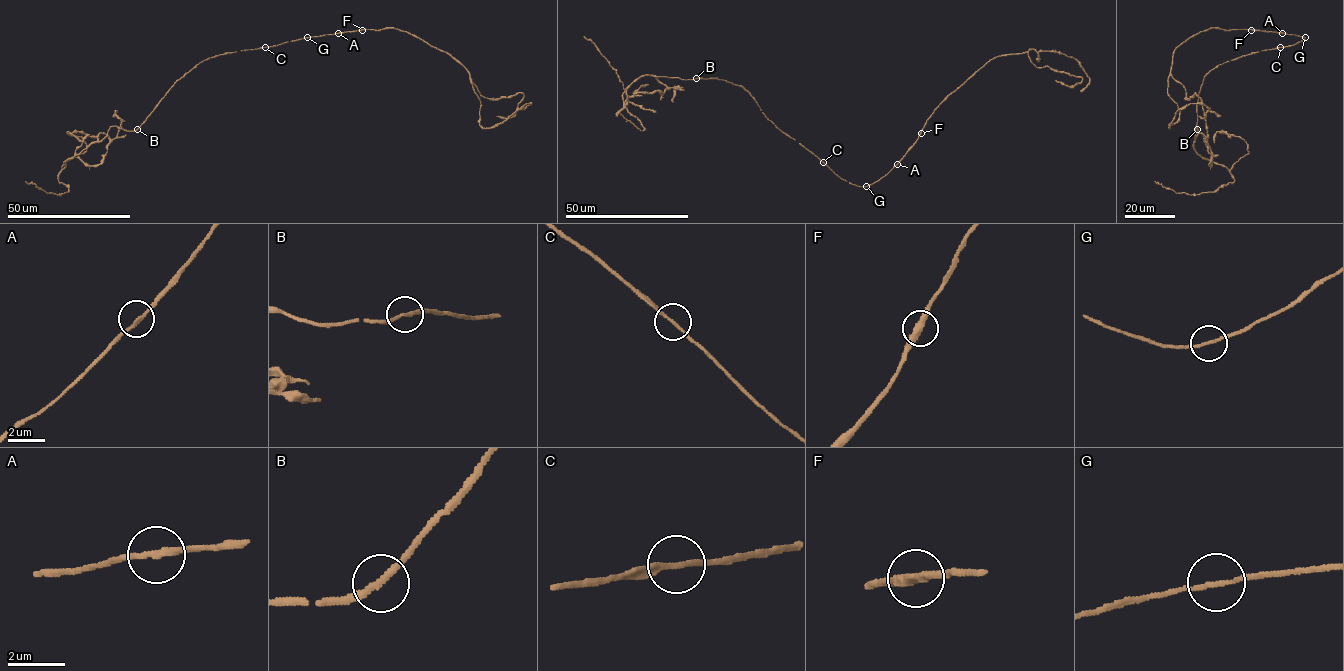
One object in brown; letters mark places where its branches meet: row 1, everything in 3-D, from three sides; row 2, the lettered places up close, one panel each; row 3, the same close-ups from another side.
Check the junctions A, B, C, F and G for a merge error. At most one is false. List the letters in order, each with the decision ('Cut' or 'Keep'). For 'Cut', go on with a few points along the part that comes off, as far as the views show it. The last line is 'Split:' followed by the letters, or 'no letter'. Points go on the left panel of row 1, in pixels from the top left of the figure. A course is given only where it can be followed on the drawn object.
A: Keep
B: Keep
C: Keep
F: Keep
G: Keep
Split: no letter

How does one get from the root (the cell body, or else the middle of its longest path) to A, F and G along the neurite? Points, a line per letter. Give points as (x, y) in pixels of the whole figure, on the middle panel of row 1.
A: (827, 166), (843, 179), (865, 187), (883, 177), (897, 164)
F: (827, 166), (853, 184), (869, 185), (899, 161), (920, 132)
G: (827, 166), (843, 179), (866, 186)

